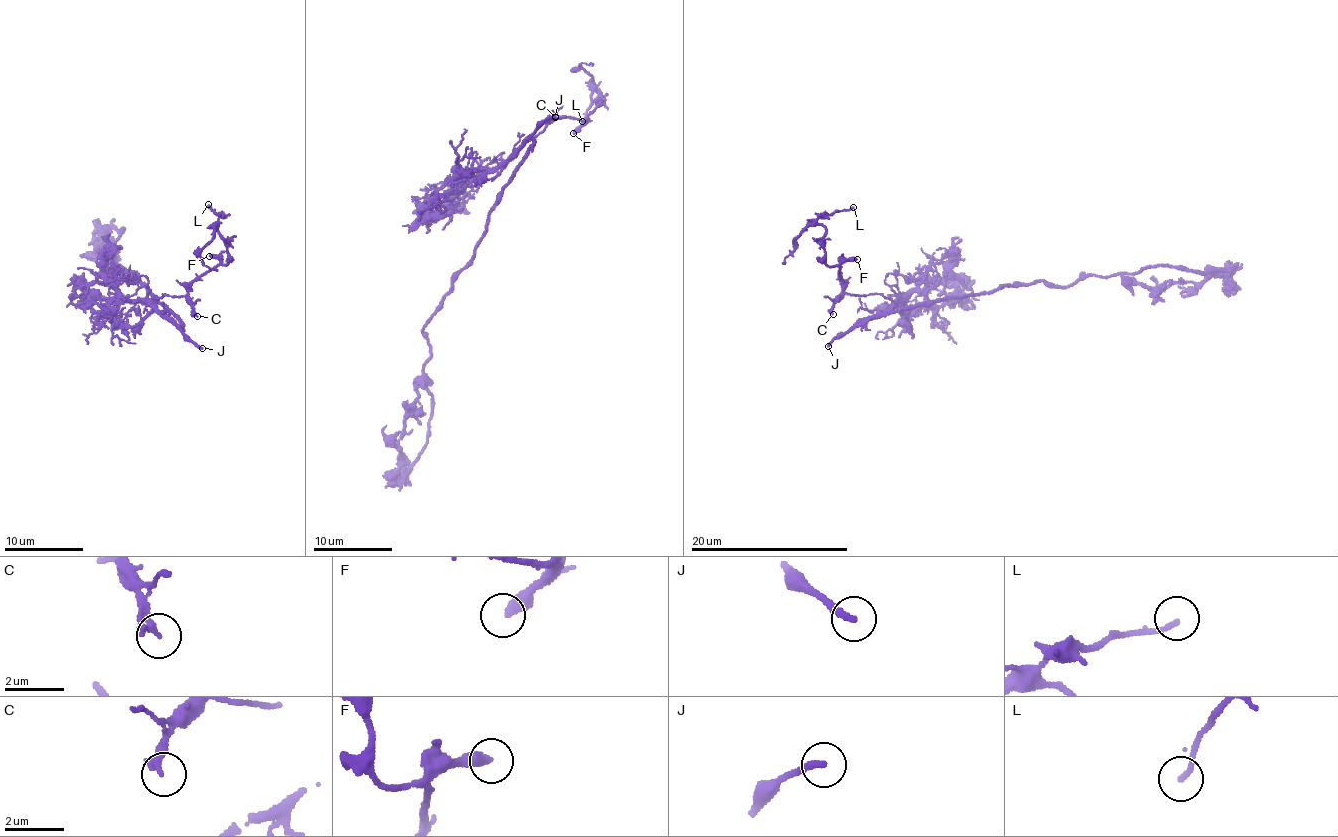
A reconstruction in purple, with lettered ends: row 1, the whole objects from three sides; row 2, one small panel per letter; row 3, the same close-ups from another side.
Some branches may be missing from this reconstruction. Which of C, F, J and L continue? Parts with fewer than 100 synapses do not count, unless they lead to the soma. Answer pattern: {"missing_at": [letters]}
{"missing_at": ["J"]}

